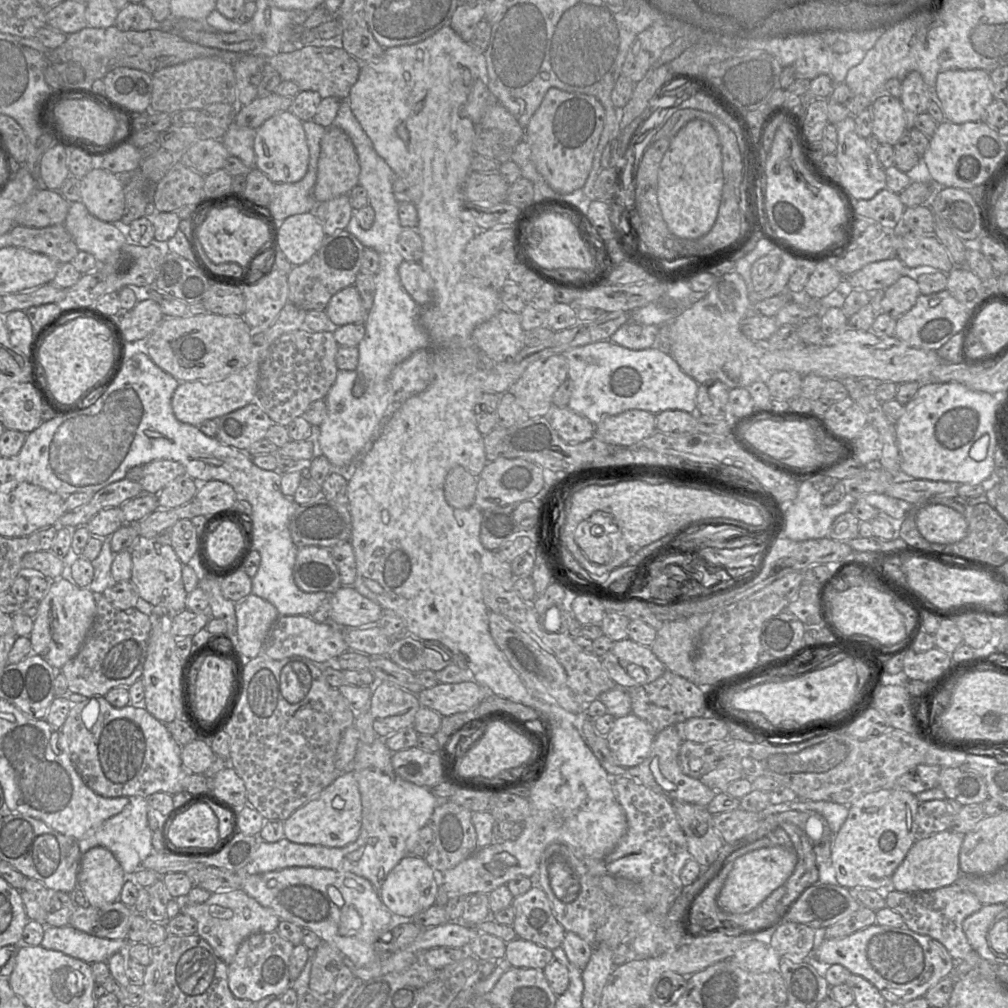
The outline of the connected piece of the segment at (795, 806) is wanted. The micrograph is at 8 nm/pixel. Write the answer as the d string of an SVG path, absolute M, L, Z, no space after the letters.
M793 801L781 804L770 804L763 812L759 812L759 814L771 815L790 810L811 810L819 813L827 821L831 831L837 834L847 819L849 806L829 801Z

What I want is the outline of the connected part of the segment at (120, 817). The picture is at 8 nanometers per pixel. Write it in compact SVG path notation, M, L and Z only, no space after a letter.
M141 796L129 797L130 802L115 816L102 823L93 833L78 840L82 854L95 846L103 846L110 850L120 863L126 876L141 868L142 862L154 852L152 846L153 831L148 824L149 806L147 799Z

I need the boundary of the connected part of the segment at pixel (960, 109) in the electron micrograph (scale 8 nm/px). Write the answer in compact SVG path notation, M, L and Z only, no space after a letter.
M982 69L941 72L936 78L934 93L942 106L945 120L954 124L984 121L987 107L994 100L990 74Z

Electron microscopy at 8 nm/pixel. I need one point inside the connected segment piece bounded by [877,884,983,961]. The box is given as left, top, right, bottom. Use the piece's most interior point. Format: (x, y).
(939, 914)

